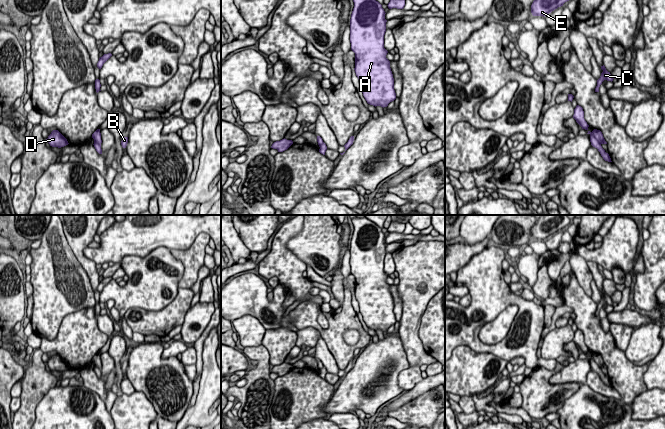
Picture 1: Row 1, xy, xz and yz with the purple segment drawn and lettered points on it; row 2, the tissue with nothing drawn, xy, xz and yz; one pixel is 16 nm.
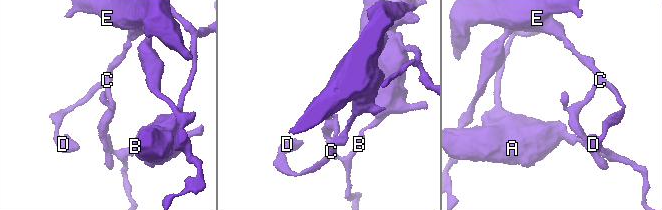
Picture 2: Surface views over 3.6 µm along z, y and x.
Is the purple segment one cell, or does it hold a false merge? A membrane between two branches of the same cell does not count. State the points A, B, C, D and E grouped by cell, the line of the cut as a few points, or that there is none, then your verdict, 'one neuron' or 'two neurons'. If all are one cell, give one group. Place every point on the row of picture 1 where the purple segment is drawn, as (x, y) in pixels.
A B / C D E; cut in yz along (591, 132), (600, 144); two neurons

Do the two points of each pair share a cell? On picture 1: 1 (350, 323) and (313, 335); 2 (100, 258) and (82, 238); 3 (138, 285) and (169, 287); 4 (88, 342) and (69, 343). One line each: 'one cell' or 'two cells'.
1: two cells
2: two cells
3: one cell
4: one cell

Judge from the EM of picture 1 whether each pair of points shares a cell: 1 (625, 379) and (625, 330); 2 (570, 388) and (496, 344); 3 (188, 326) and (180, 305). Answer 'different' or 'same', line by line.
1: different
2: different
3: different

